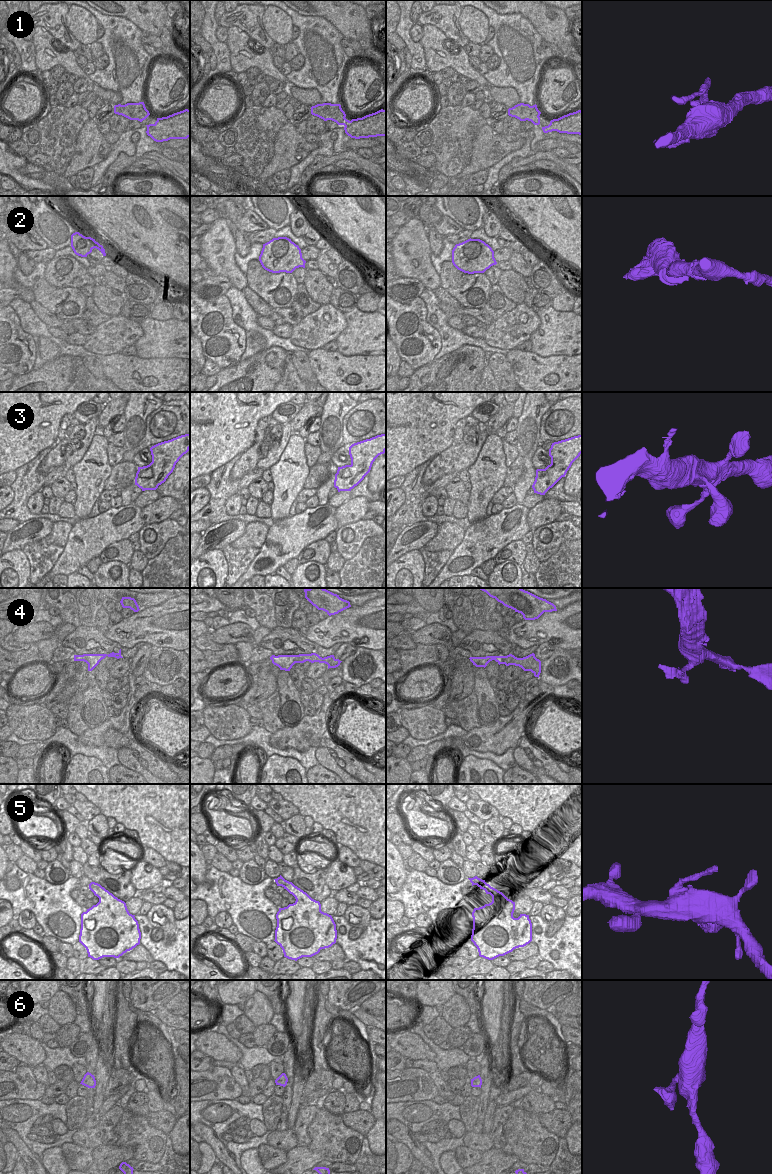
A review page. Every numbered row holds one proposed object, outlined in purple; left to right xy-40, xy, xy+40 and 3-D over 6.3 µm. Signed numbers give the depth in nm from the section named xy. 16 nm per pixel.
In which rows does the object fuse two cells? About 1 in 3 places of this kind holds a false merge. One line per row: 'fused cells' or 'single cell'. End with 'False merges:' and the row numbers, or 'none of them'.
1: fused cells
2: fused cells
3: single cell
4: single cell
5: single cell
6: single cell
False merges: 1, 2

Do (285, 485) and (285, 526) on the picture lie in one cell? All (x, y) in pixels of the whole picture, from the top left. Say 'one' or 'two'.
two

